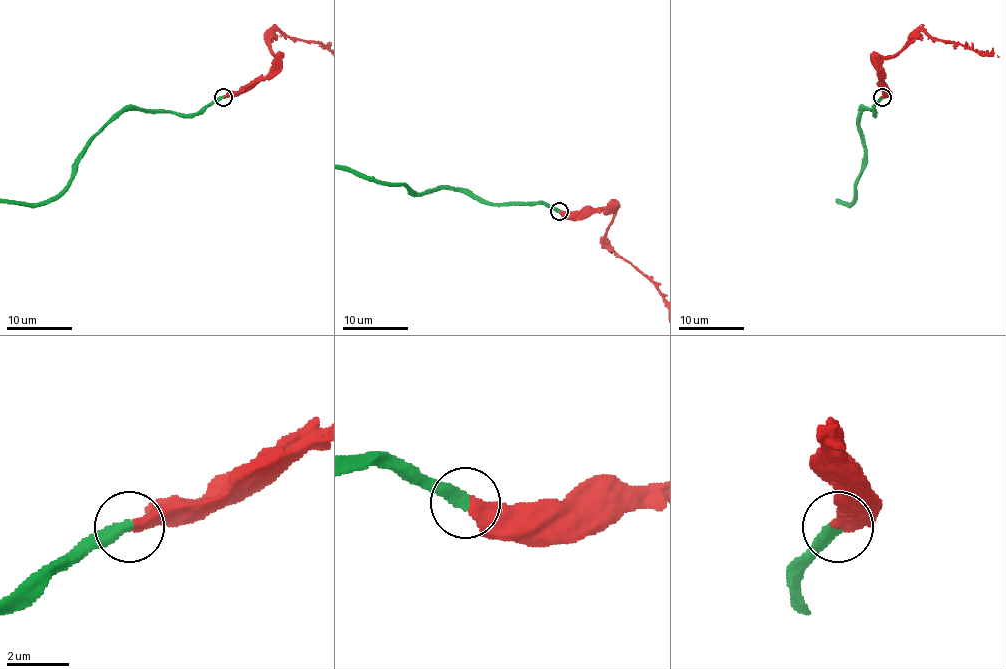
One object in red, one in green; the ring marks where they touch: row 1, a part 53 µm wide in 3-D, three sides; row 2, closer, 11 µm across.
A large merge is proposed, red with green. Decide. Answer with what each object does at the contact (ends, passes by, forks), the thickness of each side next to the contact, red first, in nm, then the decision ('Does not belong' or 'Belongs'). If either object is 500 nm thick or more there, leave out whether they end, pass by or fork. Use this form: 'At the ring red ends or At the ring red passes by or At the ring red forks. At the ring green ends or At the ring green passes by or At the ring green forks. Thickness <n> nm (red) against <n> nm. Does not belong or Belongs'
At the ring red ends. At the ring green ends. Thickness 400 nm (red) against 400 nm. Belongs

